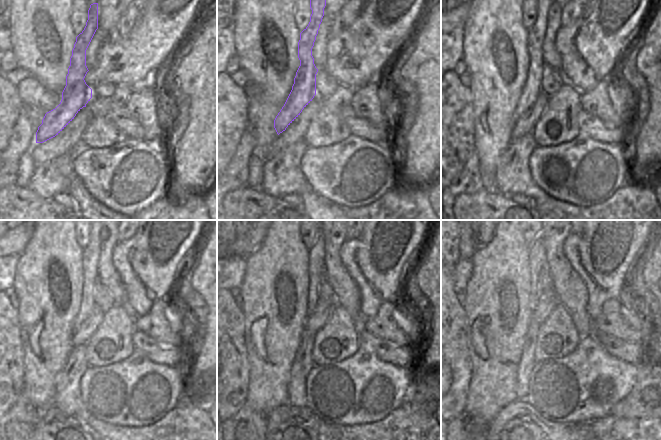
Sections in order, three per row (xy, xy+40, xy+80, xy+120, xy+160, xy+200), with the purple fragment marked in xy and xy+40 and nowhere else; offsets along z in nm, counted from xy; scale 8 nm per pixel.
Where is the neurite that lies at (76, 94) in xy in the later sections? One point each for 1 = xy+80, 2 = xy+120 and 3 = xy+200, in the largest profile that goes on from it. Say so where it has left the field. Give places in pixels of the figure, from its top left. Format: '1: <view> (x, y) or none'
1: xy+80 (533, 86)
2: xy+120 (90, 253)
3: xy+200 (539, 266)

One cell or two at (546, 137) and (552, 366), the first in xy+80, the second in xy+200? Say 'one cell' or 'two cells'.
two cells

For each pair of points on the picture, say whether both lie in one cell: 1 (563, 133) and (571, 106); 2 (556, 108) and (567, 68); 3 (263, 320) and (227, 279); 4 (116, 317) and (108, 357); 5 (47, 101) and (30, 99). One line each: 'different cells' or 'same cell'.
1: same cell
2: different cells
3: different cells
4: same cell
5: same cell

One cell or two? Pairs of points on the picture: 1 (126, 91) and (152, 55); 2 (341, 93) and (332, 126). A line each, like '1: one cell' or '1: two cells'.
1: two cells
2: one cell

